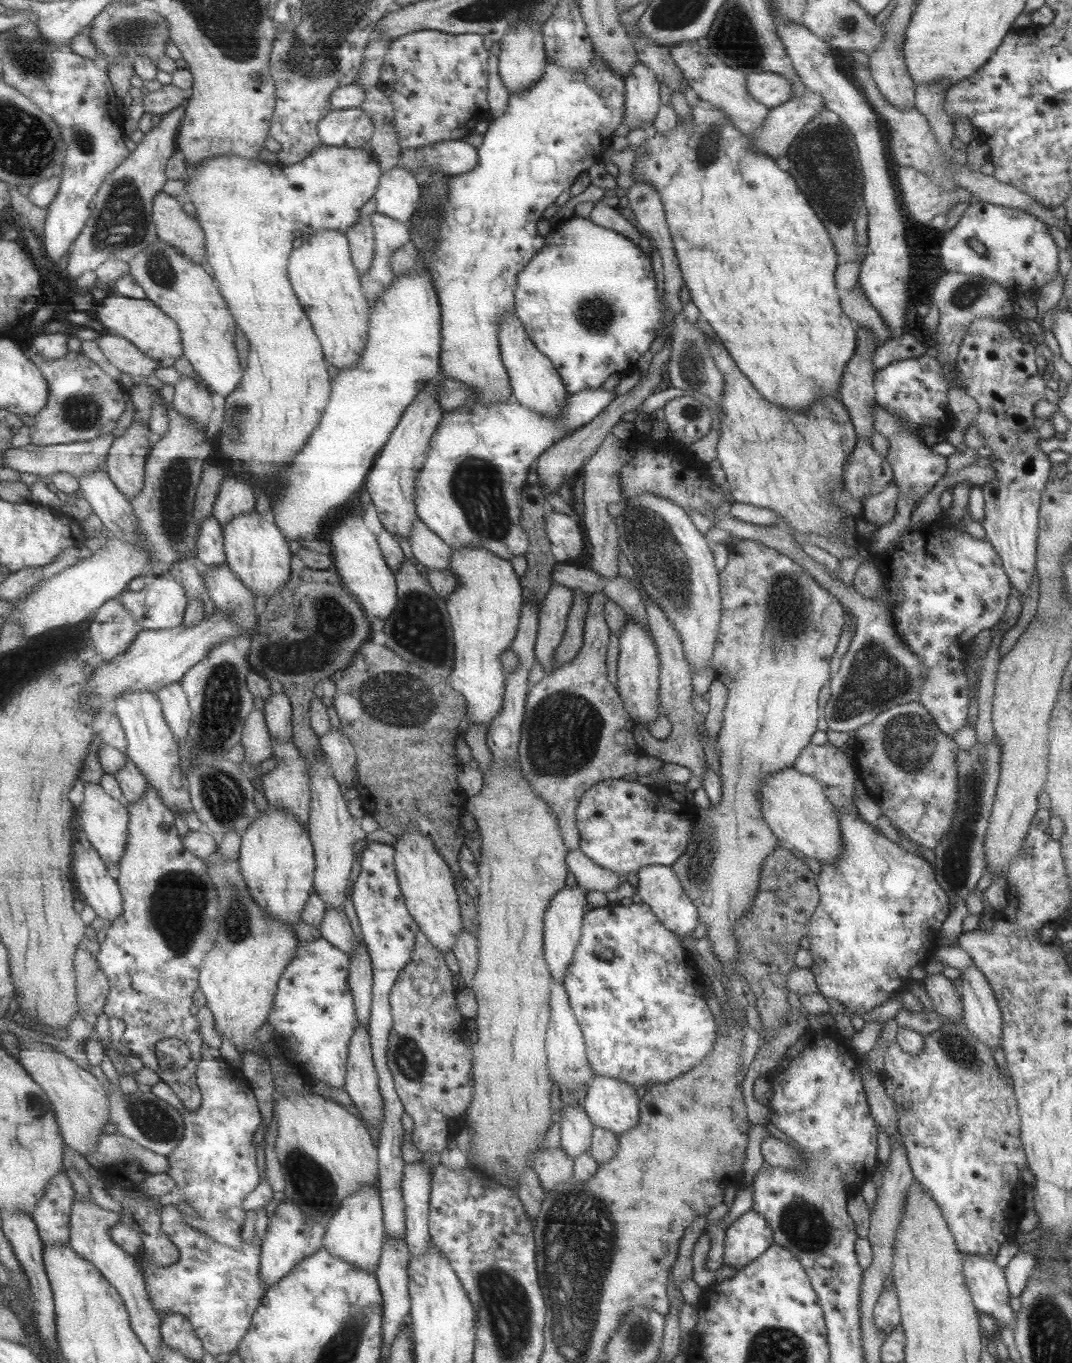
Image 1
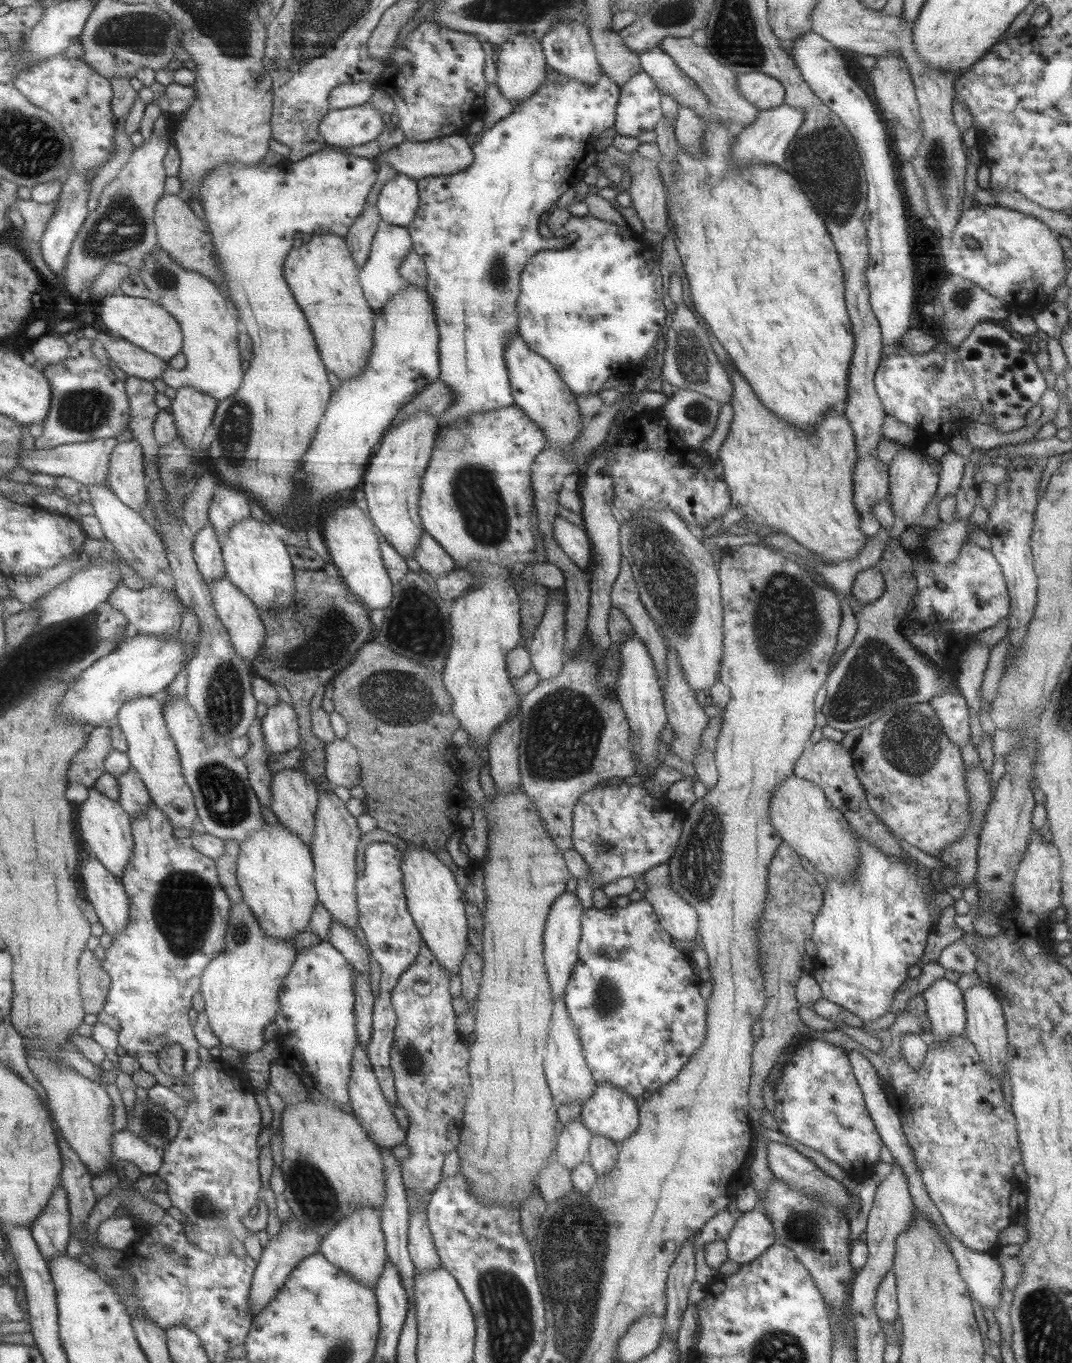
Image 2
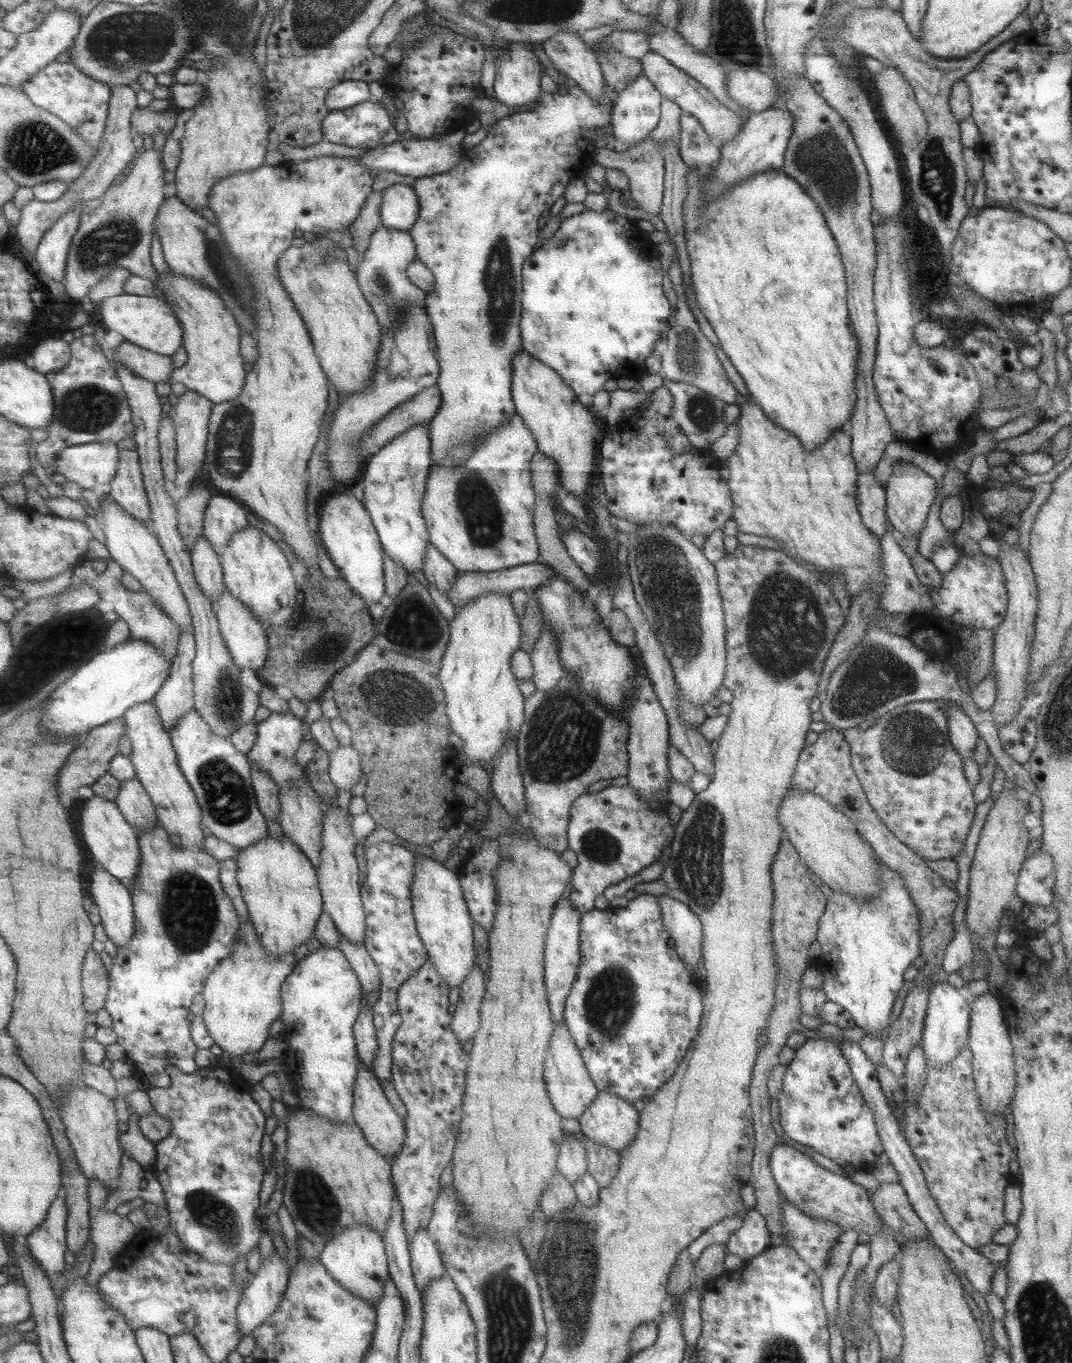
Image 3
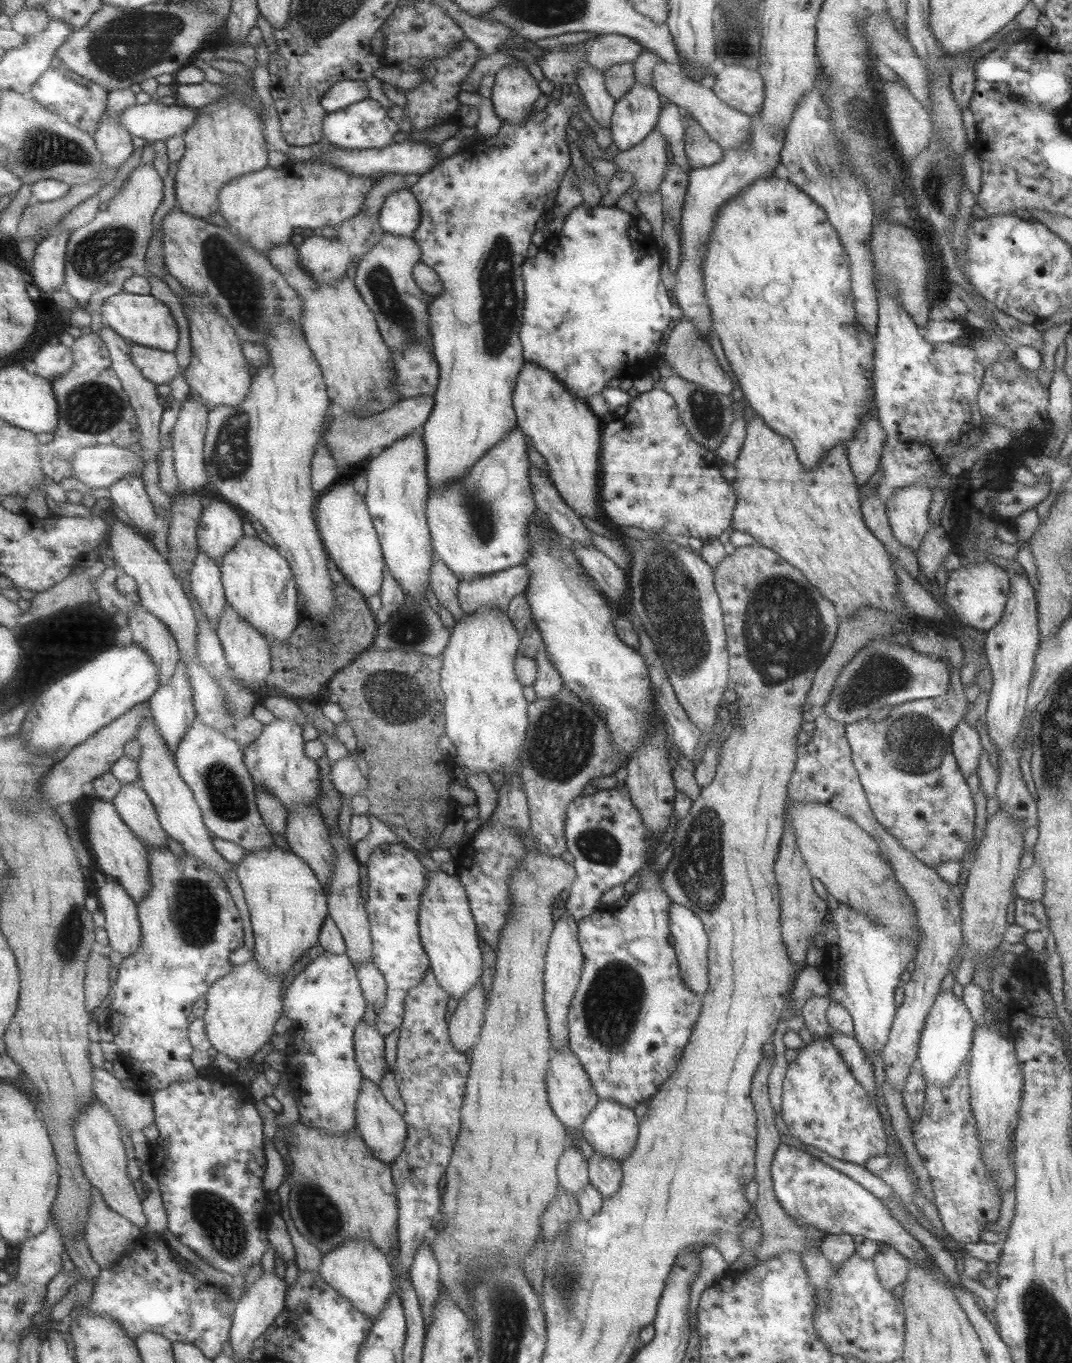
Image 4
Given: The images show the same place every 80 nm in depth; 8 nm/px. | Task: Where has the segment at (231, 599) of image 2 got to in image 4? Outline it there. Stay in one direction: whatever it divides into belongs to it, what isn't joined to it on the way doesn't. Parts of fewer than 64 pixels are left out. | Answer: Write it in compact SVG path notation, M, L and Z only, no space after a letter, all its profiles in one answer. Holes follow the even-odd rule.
M230 605L226 606L226 612L222 616L220 625L217 628L218 635L222 640L222 645L225 649L227 662L230 664L230 667L237 675L237 679L242 680L249 678L247 684L243 684L247 687L247 690L251 692L259 692L263 688L263 684L267 680L267 676L270 675L272 668L270 667L270 647L268 644L267 638L263 636L260 632L257 632L254 628L251 628L240 616L239 613Z

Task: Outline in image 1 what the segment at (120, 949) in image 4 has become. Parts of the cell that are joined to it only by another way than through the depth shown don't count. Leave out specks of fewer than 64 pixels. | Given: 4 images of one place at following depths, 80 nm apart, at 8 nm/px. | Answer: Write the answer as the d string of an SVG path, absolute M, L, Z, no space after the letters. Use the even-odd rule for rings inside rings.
M78 846L75 857L75 884L81 900L87 901L98 917L107 921L104 931L123 915L123 894L118 880L113 878L105 866L105 860L97 849Z

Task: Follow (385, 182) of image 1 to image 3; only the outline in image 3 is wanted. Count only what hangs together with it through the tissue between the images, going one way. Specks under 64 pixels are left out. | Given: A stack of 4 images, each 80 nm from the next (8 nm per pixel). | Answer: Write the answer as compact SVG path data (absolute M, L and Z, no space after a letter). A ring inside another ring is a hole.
M397 183L383 190L380 204L380 224L391 230L408 232L418 215L418 196L412 185Z

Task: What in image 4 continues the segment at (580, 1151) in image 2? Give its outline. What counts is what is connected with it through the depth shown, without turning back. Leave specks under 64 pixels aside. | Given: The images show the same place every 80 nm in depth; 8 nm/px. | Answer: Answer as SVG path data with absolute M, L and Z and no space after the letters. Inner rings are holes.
M570 1144L565 1147L556 1166L558 1186L577 1198L578 1192L588 1185L588 1163Z

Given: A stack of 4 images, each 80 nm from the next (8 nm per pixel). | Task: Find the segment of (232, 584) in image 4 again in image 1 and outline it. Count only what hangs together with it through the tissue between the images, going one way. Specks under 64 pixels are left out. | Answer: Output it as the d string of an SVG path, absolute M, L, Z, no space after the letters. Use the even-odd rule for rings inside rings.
M257 511L236 516L228 525L224 526L226 534L226 555L231 570L247 585L252 595L260 601L277 594L290 579L289 560L291 552L287 542L281 538L271 522L263 520Z

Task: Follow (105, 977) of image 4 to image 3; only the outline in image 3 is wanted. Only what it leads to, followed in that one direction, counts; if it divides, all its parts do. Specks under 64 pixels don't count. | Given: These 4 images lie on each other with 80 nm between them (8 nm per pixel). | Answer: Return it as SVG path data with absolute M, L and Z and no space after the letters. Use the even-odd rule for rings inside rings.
M90 950L87 953L83 969L83 984L86 995L86 1010L97 1013L106 1009L106 1002L110 995L110 973L103 962L103 958Z

